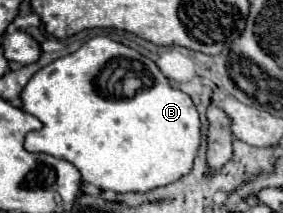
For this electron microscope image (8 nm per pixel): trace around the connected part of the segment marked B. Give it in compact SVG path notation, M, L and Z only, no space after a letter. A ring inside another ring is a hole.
M104 35L86 41L76 53L40 69L24 87L22 101L22 109L44 123L40 131L26 135L26 149L68 159L80 169L82 181L106 191L144 193L188 175L202 141L202 121L192 97L172 87L152 59Z

